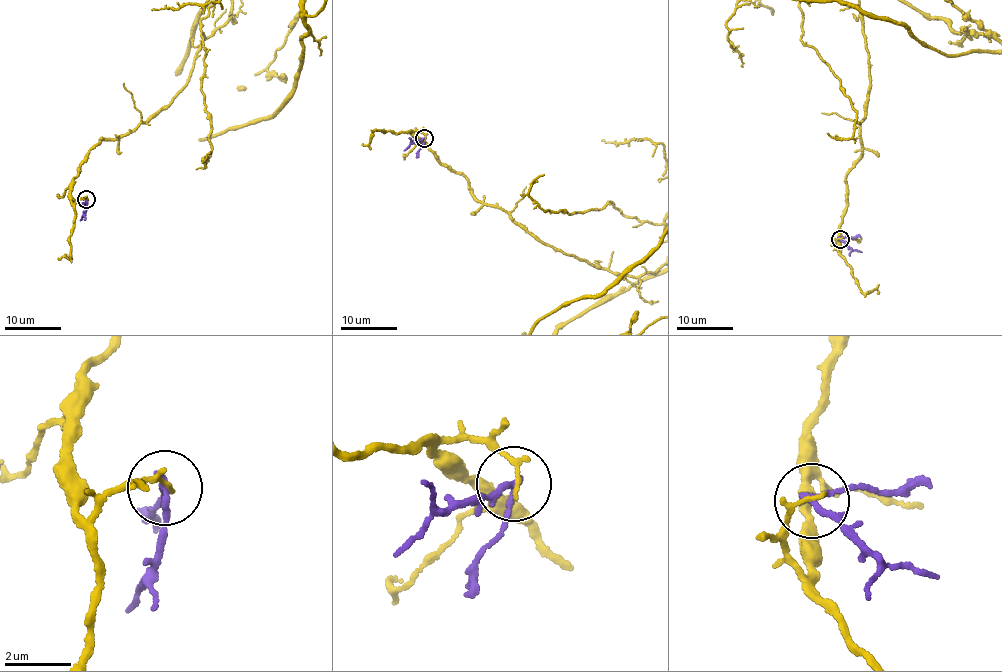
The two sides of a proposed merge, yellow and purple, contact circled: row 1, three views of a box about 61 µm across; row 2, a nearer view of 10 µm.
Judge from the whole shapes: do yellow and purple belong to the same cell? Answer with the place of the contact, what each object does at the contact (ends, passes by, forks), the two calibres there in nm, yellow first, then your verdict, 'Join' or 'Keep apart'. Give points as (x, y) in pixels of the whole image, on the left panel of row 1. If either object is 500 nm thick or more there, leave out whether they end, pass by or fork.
Place: (86, 199). At the ring yellow ends. At the ring purple passes by. Thickness 160 nm (yellow) against 160 nm. Keep apart

